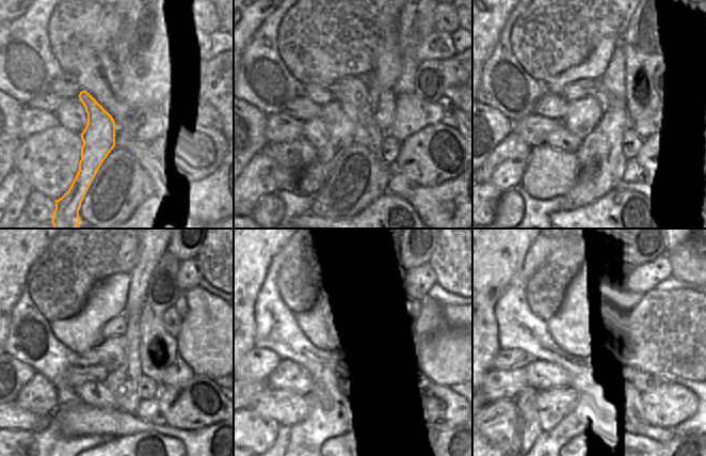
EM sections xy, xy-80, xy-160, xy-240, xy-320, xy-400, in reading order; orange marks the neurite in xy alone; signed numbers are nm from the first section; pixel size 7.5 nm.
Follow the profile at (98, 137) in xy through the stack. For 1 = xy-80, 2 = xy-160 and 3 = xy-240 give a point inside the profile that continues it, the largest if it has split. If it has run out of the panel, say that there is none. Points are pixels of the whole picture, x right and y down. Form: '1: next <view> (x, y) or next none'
1: next xy-80 (339, 127)
2: next xy-160 (582, 116)
3: next xy-240 (110, 351)

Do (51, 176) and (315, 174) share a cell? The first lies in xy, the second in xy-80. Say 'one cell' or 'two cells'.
two cells

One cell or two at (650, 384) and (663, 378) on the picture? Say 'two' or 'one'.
one

